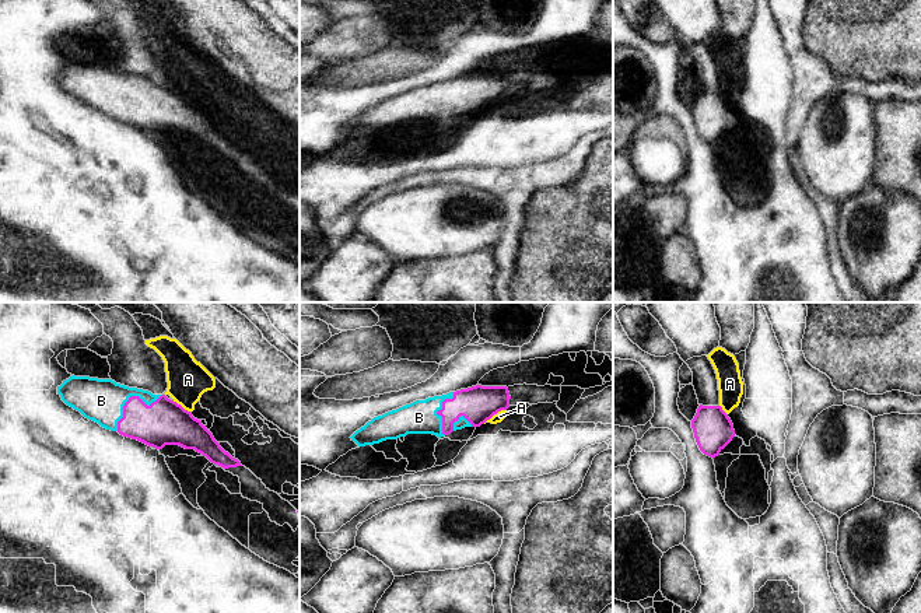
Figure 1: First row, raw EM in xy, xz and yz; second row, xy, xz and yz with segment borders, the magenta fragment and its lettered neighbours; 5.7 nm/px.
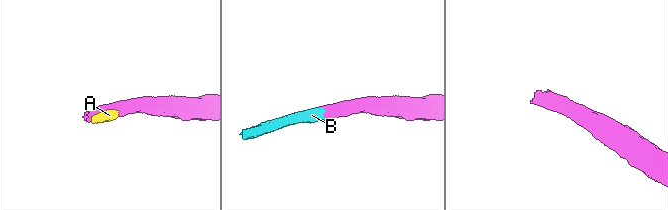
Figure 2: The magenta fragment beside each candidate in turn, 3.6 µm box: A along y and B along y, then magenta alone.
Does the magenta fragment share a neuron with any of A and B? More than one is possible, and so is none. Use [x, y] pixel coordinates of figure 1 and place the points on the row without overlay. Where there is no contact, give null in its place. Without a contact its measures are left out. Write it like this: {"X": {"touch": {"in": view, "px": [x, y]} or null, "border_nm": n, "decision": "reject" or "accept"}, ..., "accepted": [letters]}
{"A": {"touch": {"in": "xz", "px": [494, 100]}, "border_nm": 160, "decision": "reject"}, "B": {"touch": {"in": "xy", "px": [129, 84]}, "border_nm": 340, "decision": "accept"}, "accepted": ["B"]}

